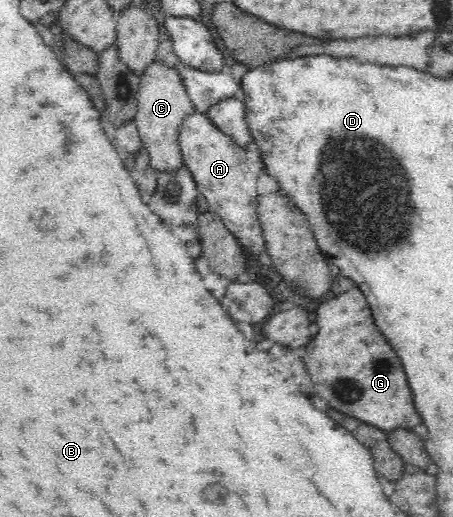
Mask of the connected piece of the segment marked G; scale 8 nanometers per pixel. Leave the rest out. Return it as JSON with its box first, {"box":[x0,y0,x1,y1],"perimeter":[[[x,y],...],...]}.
{"box":[303,285,421,433],"perimeter":[[[355,285],[349,291],[345,291],[343,295],[323,303],[317,309],[319,333],[317,333],[317,337],[312,337],[311,343],[305,347],[307,353],[305,353],[303,361],[307,365],[307,371],[311,373],[311,379],[315,383],[317,393],[333,409],[347,413],[347,415],[360,419],[369,425],[377,426],[386,433],[397,429],[397,427],[411,429],[415,425],[421,425],[421,417],[413,405],[413,393],[409,389],[407,375],[403,371],[403,365],[401,365],[397,353],[391,349],[387,339],[377,329],[367,301],[364,293]]]}

